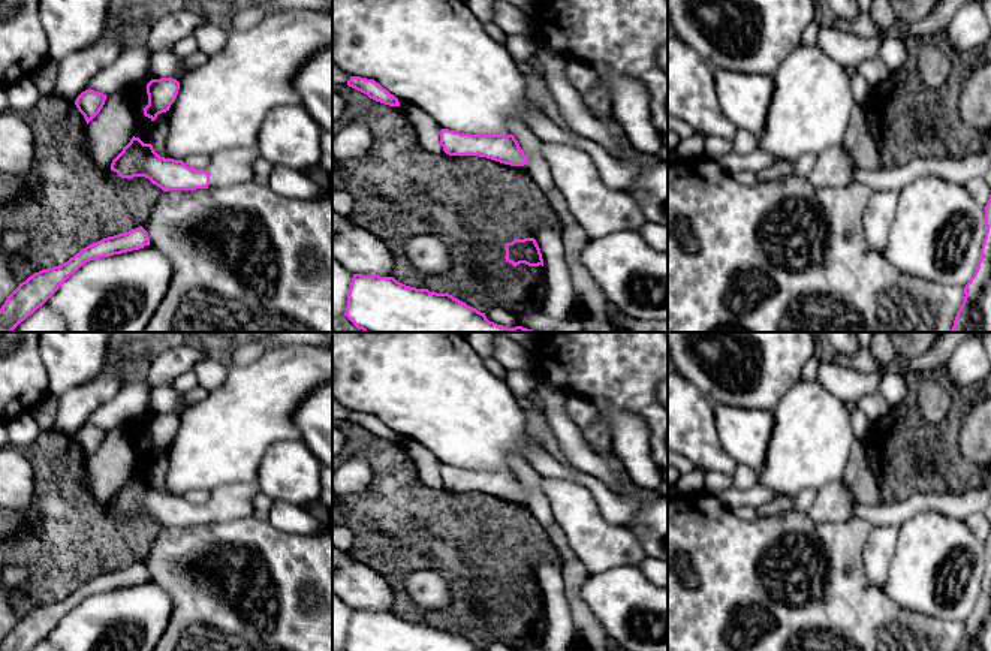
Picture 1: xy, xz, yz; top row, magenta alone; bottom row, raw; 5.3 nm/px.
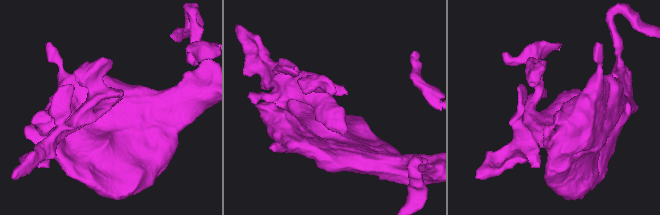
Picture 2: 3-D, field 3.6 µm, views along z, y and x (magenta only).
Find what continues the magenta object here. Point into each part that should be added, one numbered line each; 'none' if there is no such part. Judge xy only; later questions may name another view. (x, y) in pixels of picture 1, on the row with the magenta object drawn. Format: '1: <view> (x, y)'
1: xy (231, 166)

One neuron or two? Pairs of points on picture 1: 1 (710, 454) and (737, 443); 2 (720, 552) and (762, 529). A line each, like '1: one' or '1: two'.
1: two
2: one

